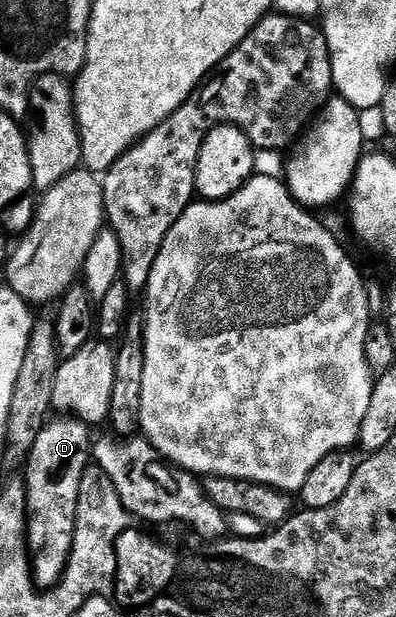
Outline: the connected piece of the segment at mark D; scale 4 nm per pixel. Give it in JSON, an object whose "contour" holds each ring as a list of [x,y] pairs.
{"contour":[[[69,415],[58,418],[50,420],[40,432],[23,471],[29,511],[27,544],[33,552],[31,568],[34,582],[43,589],[56,586],[67,566],[79,484],[92,458],[93,437],[87,424]]]}

